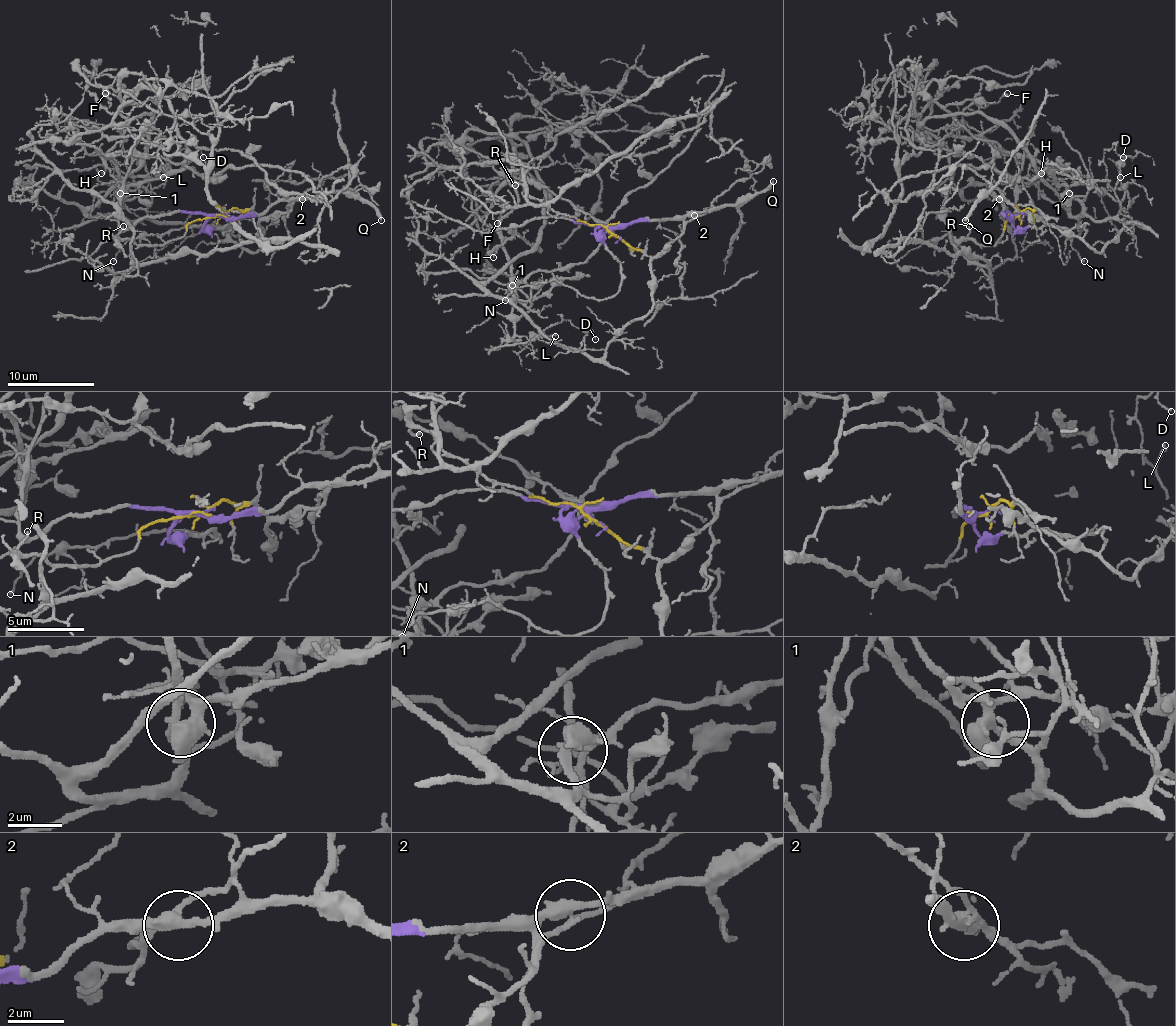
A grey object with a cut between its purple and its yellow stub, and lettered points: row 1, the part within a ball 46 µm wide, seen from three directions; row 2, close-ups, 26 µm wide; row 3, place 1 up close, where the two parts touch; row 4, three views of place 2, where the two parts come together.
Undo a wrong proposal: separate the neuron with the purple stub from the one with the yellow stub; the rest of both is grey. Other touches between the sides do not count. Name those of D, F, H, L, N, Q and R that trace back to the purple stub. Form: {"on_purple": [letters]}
{"on_purple": ["H", "N", "Q"]}

